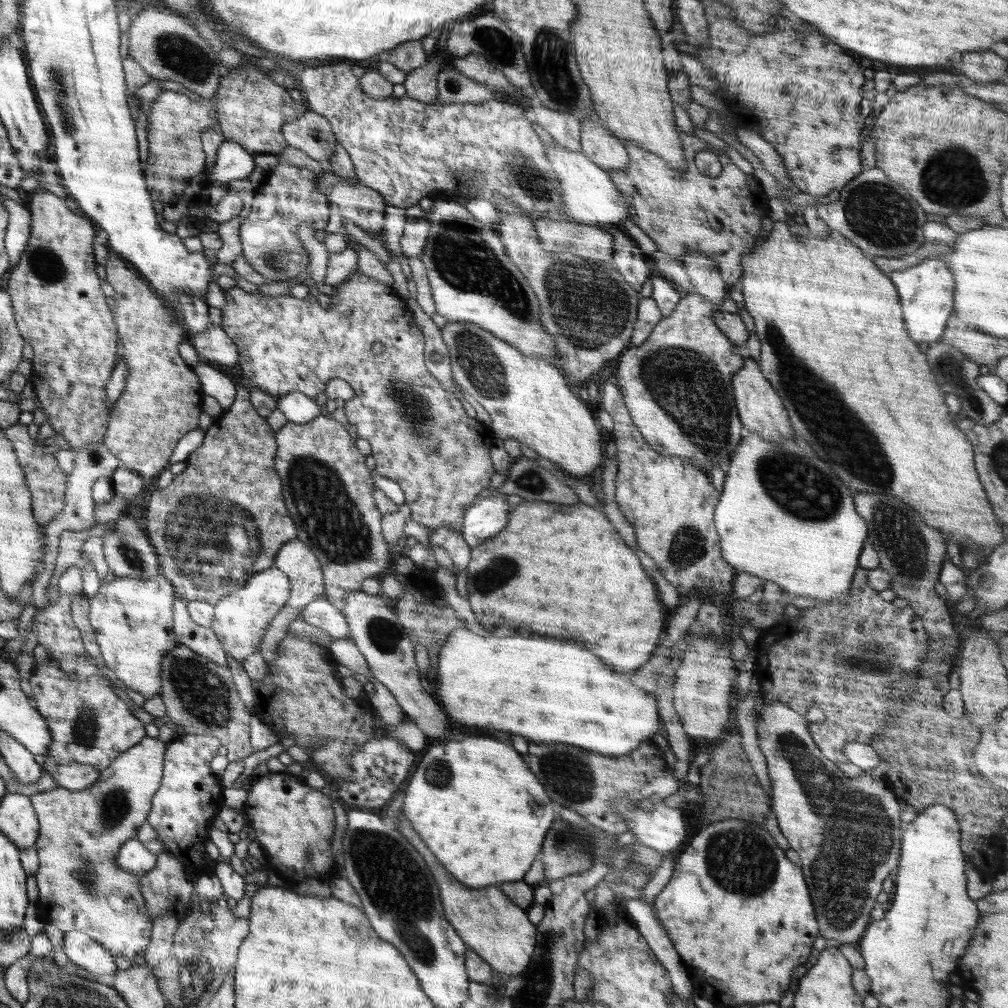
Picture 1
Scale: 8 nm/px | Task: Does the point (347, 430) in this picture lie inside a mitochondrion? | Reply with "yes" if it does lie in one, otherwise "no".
no

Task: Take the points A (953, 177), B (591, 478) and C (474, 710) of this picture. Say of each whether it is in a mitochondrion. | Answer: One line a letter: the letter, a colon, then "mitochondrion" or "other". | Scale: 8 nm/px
A: mitochondrion
B: other
C: other

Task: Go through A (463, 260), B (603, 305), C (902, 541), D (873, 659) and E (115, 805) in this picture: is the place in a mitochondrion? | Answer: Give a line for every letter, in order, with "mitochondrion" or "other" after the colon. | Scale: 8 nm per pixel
A: mitochondrion
B: mitochondrion
C: mitochondrion
D: mitochondrion
E: mitochondrion

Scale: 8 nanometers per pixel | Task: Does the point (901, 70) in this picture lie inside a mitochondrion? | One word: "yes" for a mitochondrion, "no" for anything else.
no

